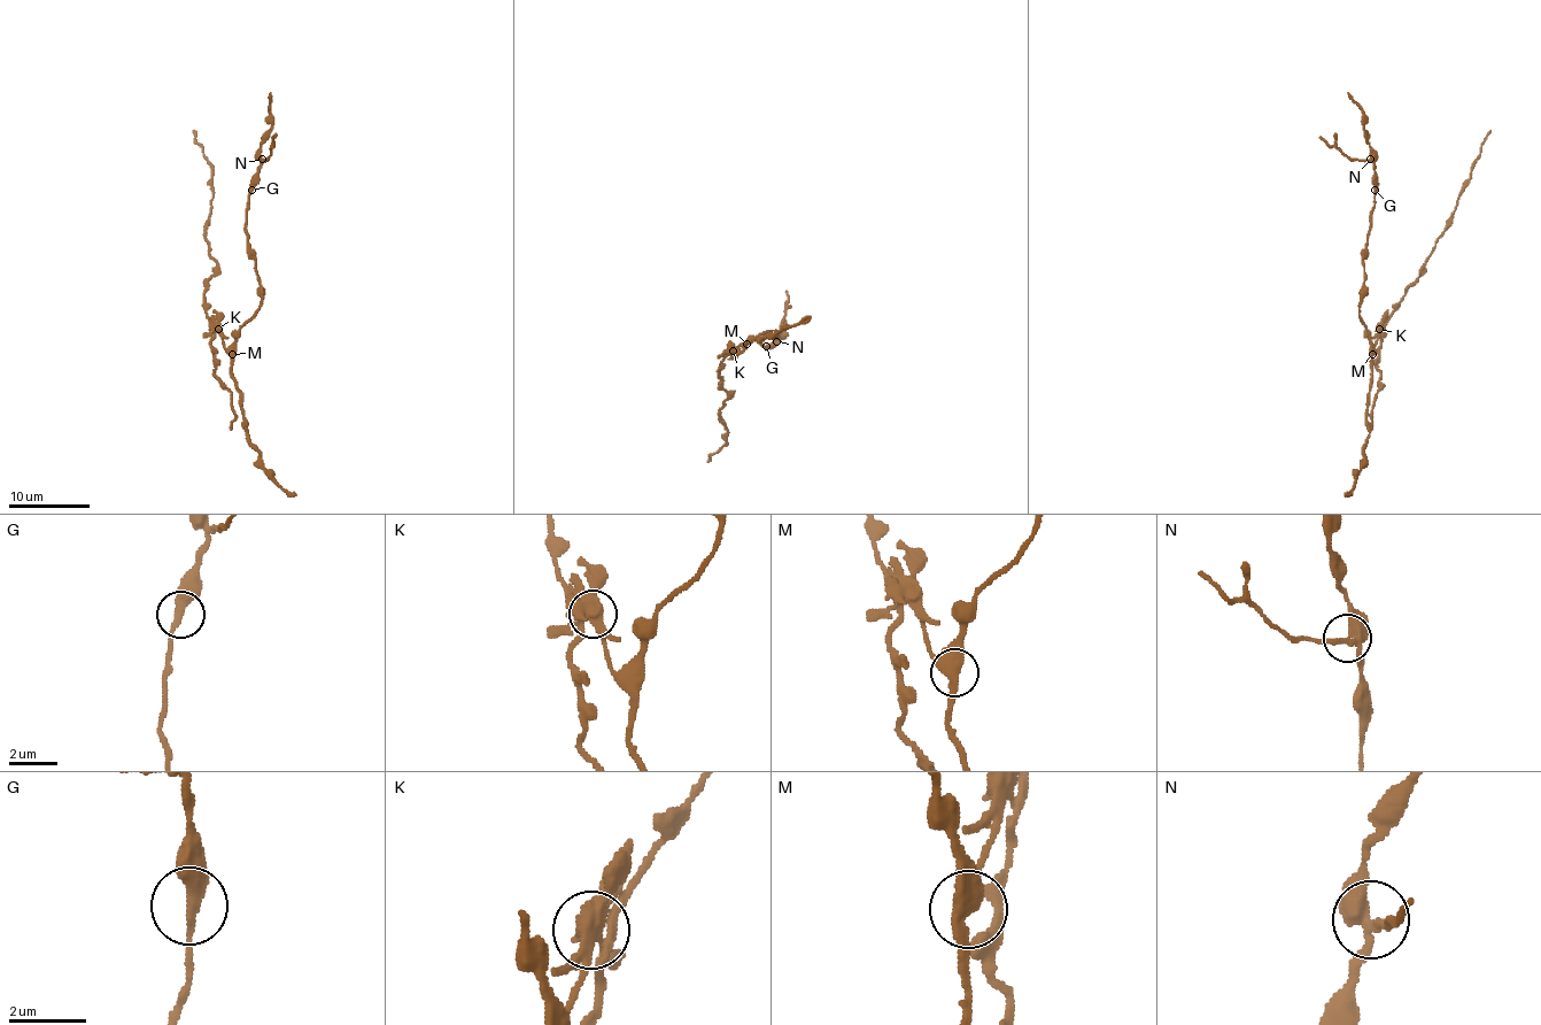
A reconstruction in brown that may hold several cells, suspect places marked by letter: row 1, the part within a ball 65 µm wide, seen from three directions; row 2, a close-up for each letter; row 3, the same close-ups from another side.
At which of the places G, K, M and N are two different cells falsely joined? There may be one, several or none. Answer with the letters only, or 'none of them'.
K

